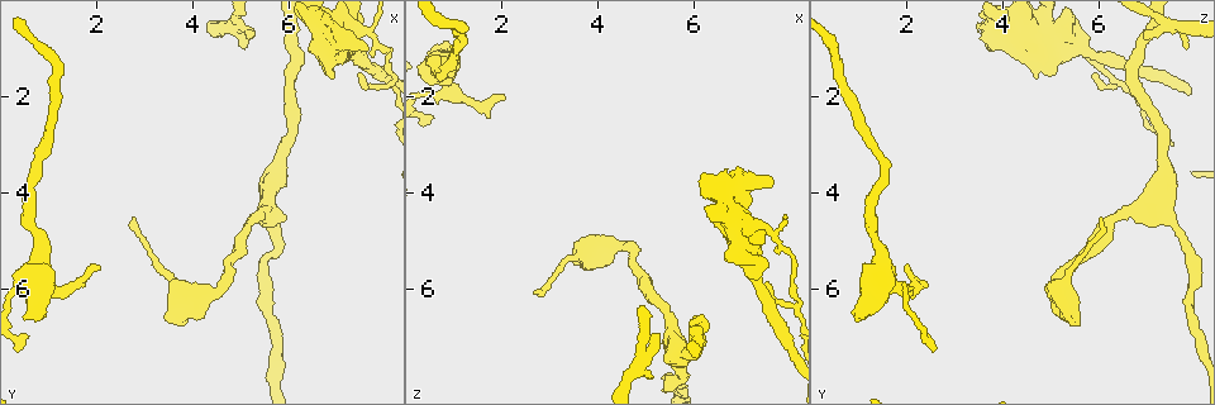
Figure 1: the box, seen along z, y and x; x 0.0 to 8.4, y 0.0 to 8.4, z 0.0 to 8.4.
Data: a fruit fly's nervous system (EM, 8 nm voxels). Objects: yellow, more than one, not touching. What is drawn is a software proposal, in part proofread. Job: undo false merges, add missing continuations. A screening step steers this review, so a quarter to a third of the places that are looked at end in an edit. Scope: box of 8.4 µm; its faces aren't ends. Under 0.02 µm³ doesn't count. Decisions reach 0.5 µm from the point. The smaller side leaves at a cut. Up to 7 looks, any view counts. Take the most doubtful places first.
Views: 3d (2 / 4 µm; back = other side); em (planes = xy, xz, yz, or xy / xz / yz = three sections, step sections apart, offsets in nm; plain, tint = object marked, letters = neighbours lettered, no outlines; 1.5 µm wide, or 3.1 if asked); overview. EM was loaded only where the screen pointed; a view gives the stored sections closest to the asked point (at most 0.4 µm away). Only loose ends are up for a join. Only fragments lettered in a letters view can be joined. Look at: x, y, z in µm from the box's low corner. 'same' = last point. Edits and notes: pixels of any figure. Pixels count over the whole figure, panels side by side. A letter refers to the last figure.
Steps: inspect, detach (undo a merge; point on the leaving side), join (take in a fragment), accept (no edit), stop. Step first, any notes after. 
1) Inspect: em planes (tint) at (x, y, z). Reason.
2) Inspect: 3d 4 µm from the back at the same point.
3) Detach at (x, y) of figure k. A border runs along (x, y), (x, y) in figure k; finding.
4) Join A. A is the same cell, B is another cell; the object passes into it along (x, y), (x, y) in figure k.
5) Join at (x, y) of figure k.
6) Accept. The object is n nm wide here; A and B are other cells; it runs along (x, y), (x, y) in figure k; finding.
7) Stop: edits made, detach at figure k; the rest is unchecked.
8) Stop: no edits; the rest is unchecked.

Inspect: em xz step 4 (letters) at (7.45, 0.65, 4.75). Abrupt turn.

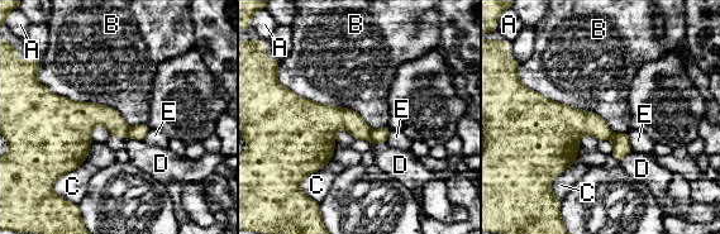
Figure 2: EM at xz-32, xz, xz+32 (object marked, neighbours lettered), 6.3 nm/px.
Detach at (377, 137) of figure 2. A, B, C, D and E are other cells; a border runs along (372, 130), (368, 139) in figure 2; two cells meet here.

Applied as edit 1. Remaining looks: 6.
Inspect: 3d 2 µm at (4.70, 5.85, 5.10).

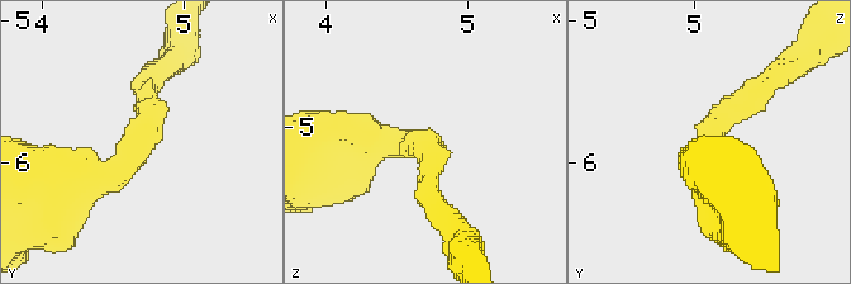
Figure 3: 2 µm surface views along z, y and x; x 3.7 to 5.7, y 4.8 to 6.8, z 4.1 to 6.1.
Inspect: em xy step 4 (plain) at (4.74, 5.78, 5.12). The arms are 220, 320 nm wide; need the tissue.

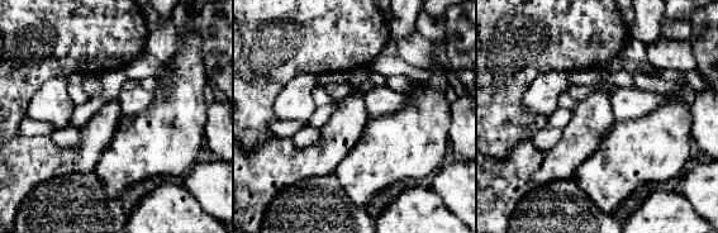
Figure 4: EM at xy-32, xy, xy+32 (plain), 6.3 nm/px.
Inspect: em xy step 4 (letters) at the same point. See the neighbours.

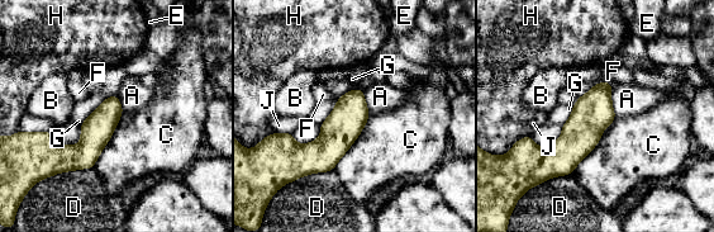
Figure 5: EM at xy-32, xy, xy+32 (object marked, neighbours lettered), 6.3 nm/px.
Accept. A, B, C, D, E, F, G, H and J are other cells; it runs along (115, 100), (77, 151), (41, 137) in figure 5; all the same cell.

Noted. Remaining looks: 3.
Inspect: 3d 4 µm at (2.75, 4.55, 6.05). Free end.

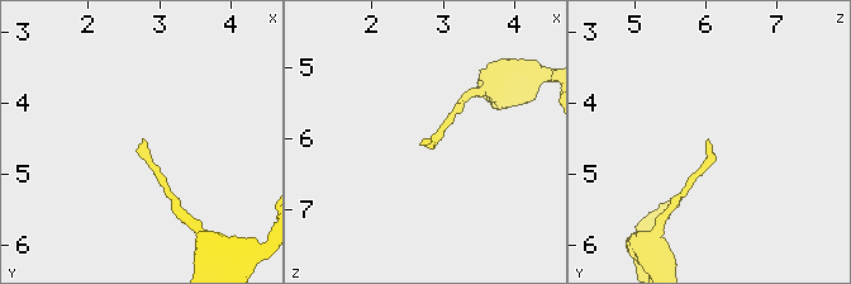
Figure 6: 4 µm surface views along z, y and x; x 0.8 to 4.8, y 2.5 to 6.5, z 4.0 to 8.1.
Inspect: em planes (letters) at (2.75, 4.50, 6.05).

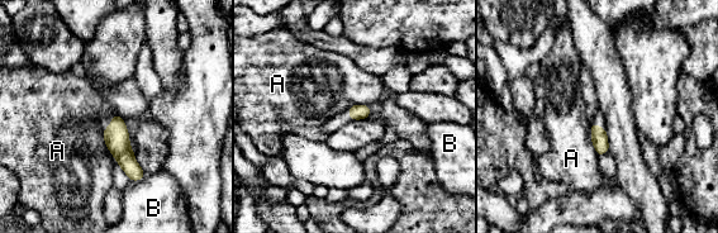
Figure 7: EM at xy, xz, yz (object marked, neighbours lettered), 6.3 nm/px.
Accept. A and B are other cells; a border runs along (590, 123), (590, 141), (598, 157) in figure 7; none of them fits.

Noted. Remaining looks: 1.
Stop: edits made, detach at figure 2; the rest is unchecked.

